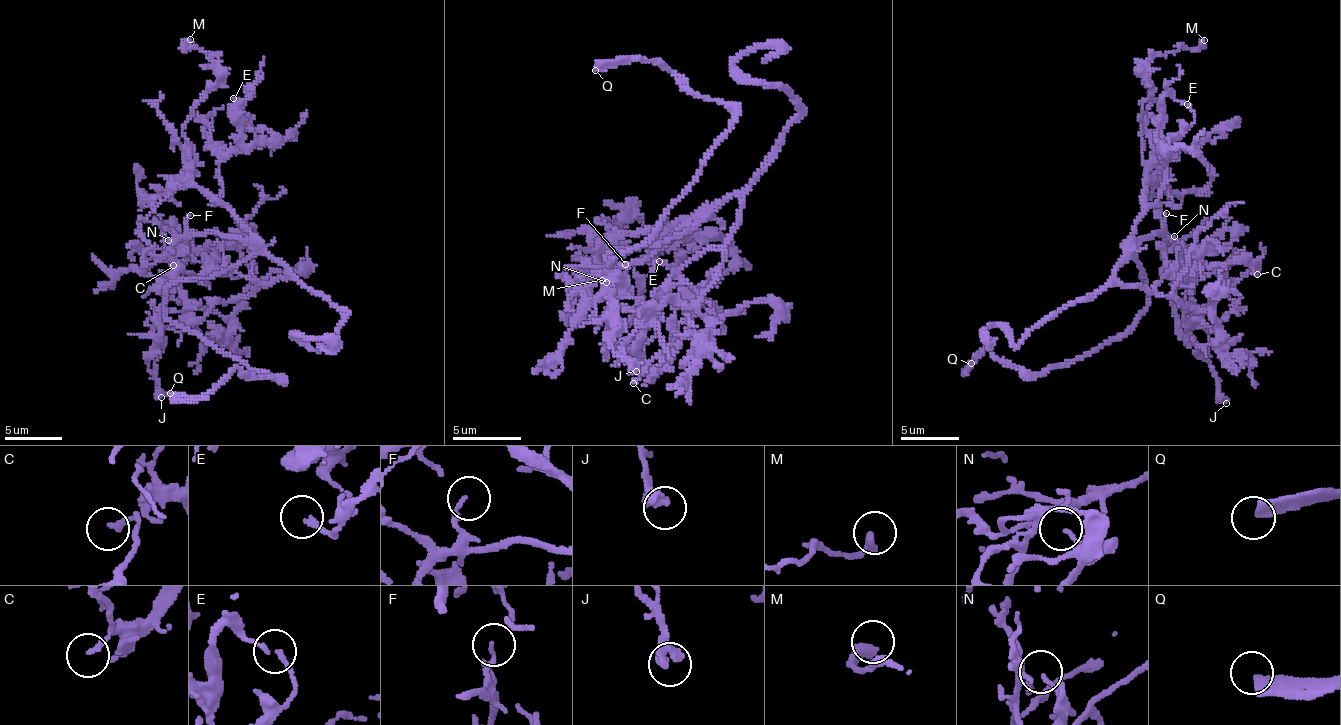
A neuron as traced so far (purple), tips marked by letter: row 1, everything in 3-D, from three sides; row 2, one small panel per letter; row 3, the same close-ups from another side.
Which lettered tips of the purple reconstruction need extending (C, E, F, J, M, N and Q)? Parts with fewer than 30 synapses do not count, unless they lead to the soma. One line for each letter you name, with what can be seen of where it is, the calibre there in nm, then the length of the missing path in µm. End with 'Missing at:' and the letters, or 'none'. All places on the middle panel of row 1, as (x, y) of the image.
Q: at (595, 70); 300 nm thick; about 20 µm are missing
Missing at: Q

